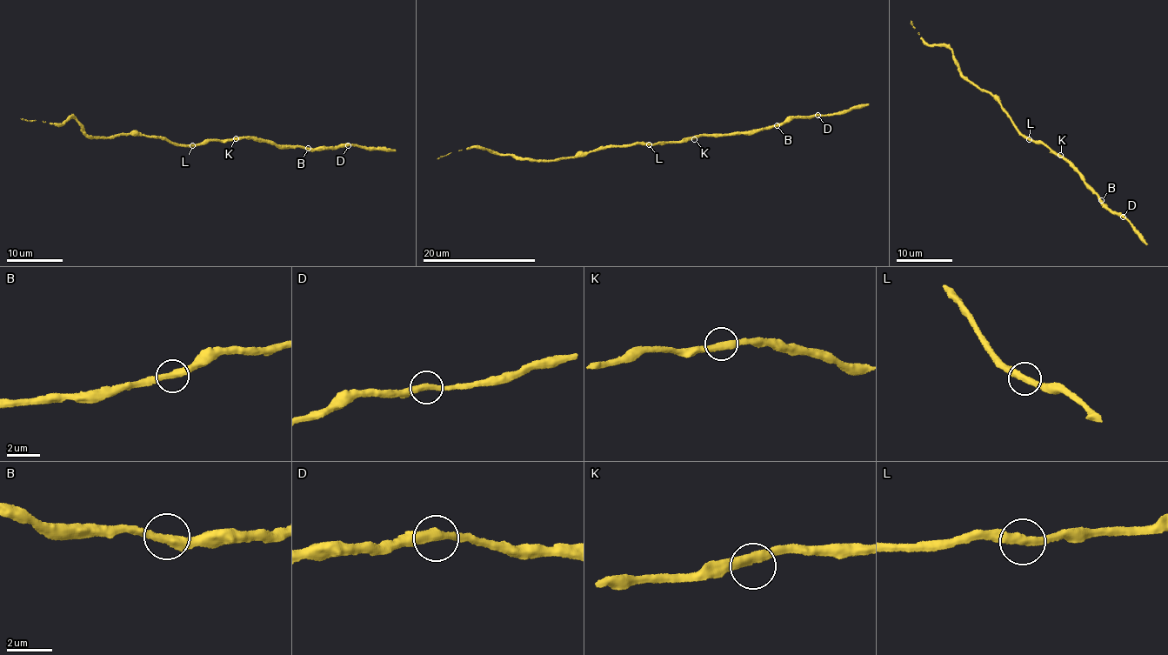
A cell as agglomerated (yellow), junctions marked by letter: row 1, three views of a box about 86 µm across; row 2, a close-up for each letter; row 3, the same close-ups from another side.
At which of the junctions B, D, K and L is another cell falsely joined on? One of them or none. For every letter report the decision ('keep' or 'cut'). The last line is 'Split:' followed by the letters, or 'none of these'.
B: keep
D: keep
K: keep
L: keep
Split: none of these

